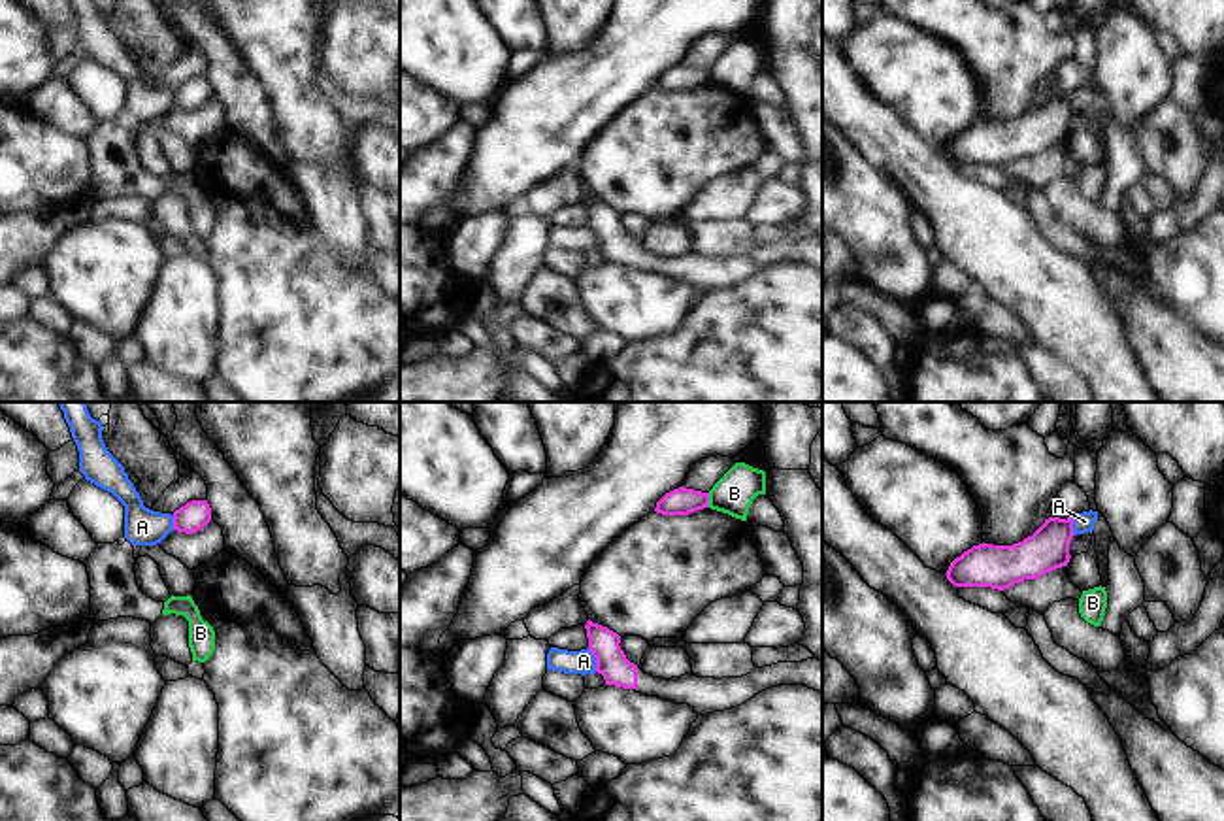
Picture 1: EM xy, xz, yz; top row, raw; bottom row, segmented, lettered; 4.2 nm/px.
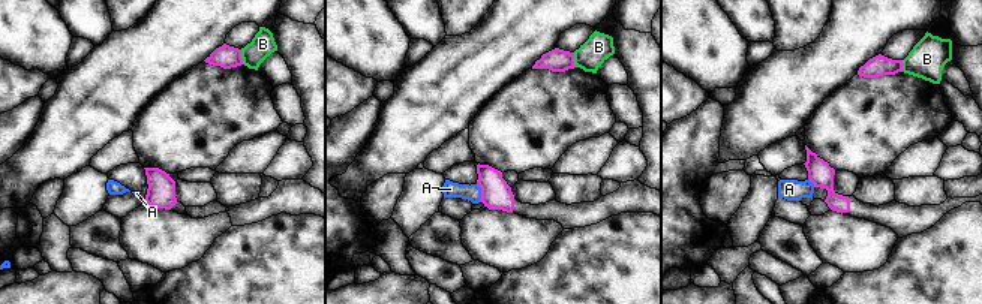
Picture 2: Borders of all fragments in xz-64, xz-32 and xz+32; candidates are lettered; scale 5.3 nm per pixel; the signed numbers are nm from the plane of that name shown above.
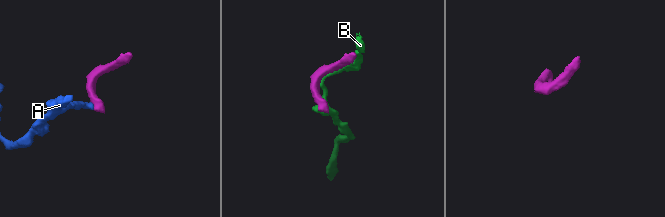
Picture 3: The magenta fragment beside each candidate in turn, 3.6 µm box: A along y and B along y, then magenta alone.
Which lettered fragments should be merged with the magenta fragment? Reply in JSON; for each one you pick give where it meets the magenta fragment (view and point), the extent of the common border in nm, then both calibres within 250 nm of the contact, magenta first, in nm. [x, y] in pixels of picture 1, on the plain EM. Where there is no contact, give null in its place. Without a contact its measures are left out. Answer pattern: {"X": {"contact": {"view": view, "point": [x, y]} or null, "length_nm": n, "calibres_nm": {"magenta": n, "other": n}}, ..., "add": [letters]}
{"add": []}

